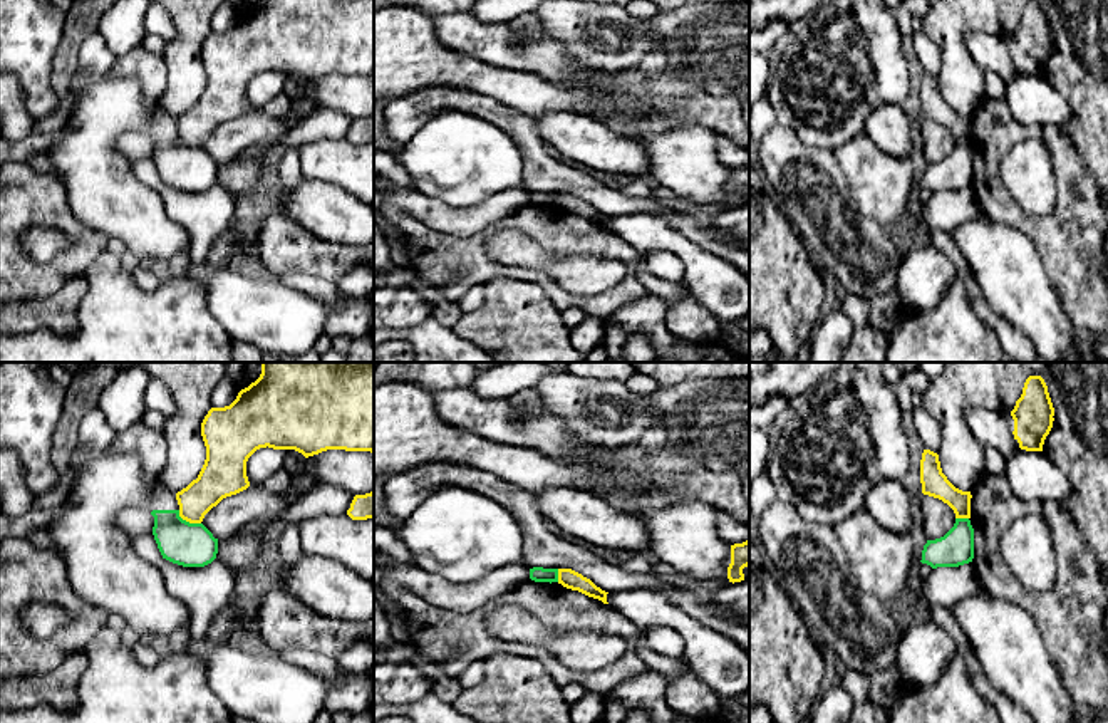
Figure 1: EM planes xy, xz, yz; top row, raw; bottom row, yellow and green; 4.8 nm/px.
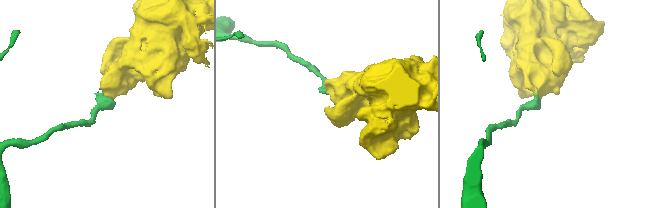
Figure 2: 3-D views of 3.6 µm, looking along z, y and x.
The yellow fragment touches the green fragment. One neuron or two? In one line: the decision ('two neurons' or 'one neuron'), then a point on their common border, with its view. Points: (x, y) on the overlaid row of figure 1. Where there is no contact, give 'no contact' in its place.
two neurons | xy (188, 520)

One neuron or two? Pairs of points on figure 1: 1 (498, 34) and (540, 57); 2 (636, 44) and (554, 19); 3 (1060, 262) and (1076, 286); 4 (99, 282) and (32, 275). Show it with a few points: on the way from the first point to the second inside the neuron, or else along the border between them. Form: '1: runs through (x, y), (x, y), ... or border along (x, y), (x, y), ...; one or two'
1: runs through (503, 46), (510, 51), (528, 54); one
2: runs through (616, 41), (597, 36), (574, 22); one
3: runs through (1065, 267), (1076, 280); one
4: border along (104, 250), (84, 275); two

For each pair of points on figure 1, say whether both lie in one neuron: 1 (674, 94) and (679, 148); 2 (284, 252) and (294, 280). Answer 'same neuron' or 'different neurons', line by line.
1: different neurons
2: different neurons

